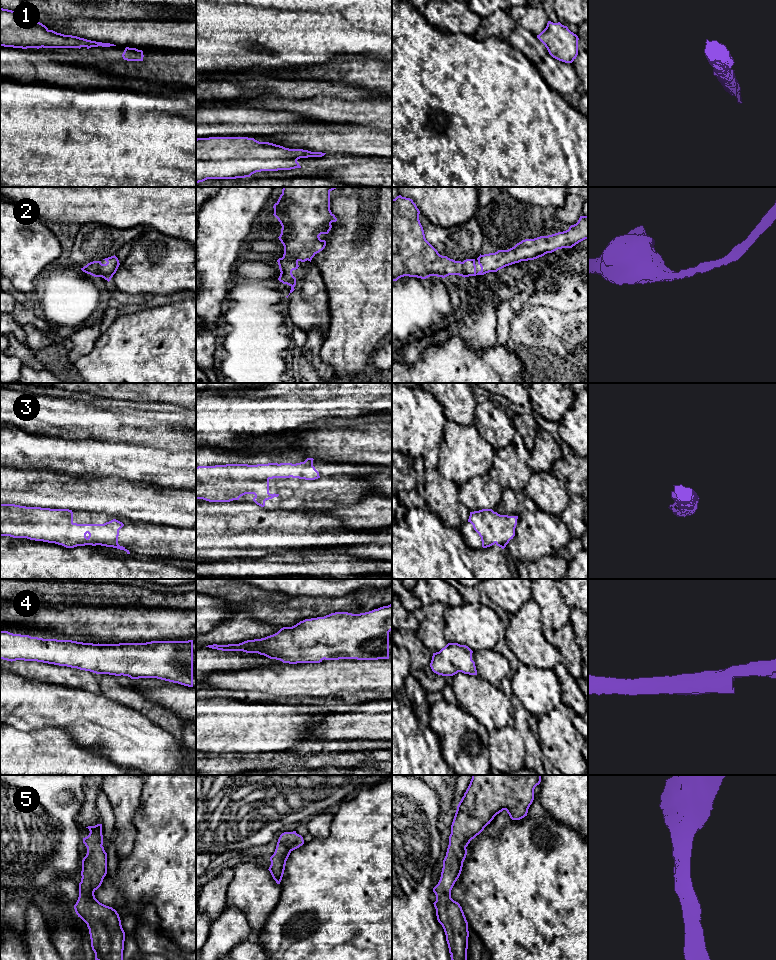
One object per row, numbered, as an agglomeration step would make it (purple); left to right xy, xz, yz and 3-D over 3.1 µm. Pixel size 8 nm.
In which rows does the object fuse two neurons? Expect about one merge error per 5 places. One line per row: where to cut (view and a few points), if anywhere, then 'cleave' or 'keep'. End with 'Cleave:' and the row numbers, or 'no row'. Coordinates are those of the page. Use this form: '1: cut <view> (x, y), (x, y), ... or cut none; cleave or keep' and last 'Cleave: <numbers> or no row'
1: cut none; keep
2: cut none; keep
3: cut yz (474, 511), (489, 530), (493, 544); cleave
4: cut none; keep
5: cut none; keep
Cleave: 3

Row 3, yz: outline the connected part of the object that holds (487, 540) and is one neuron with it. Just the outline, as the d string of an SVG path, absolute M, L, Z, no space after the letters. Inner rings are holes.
M476 511L470 512L470 516L468 519L468 522L470 522L473 525L474 530L479 534L482 541L482 547L487 548L490 547L493 544L493 537L491 536L491 532L488 528L485 527L485 525L482 523L480 518L475 515Z

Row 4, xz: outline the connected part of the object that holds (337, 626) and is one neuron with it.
M392 604L369 612L352 614L335 612L324 617L305 619L292 627L283 627L277 633L239 644L208 645L222 651L258 653L283 663L320 663L325 660L389 659L389 632L392 630Z

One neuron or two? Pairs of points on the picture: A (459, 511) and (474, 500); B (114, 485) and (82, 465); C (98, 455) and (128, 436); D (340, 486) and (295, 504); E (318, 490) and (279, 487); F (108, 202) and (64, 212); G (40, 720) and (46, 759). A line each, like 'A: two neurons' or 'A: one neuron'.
A: two neurons
B: two neurons
C: two neurons
D: one neuron
E: one neuron
F: one neuron
G: two neurons

